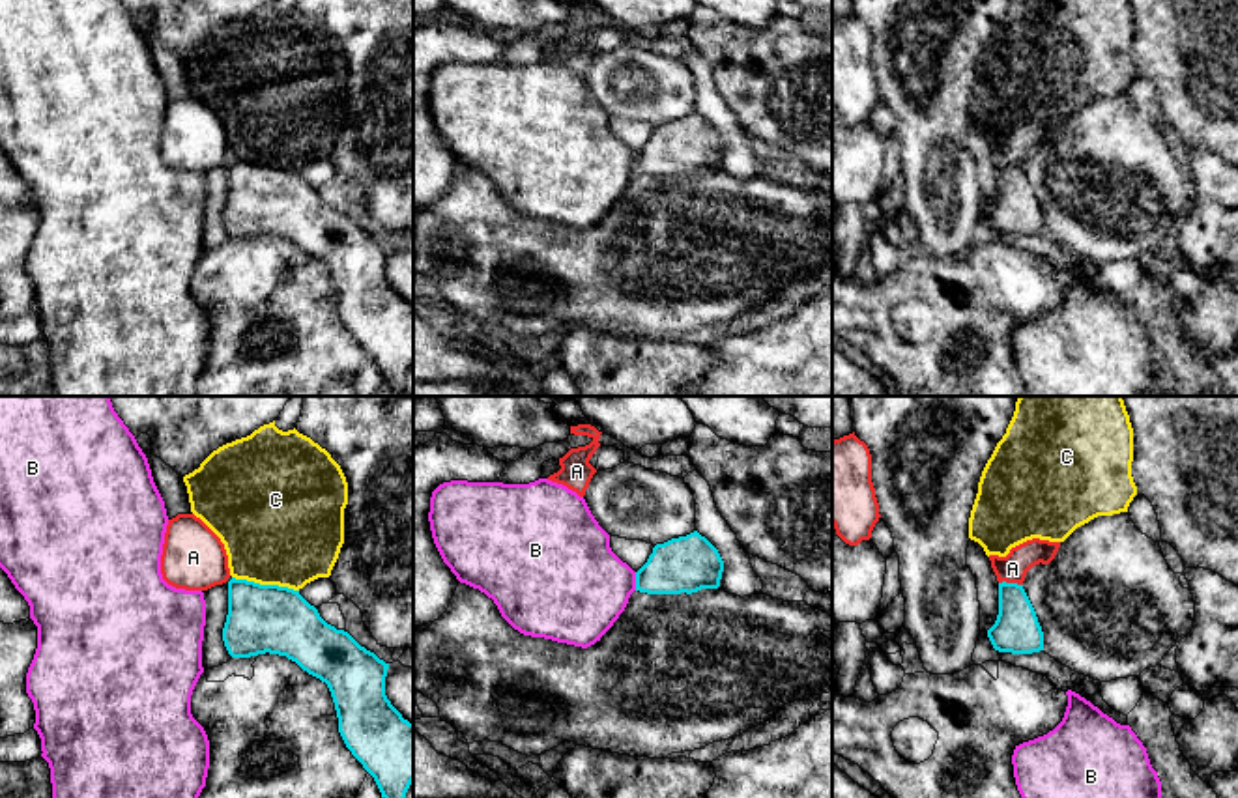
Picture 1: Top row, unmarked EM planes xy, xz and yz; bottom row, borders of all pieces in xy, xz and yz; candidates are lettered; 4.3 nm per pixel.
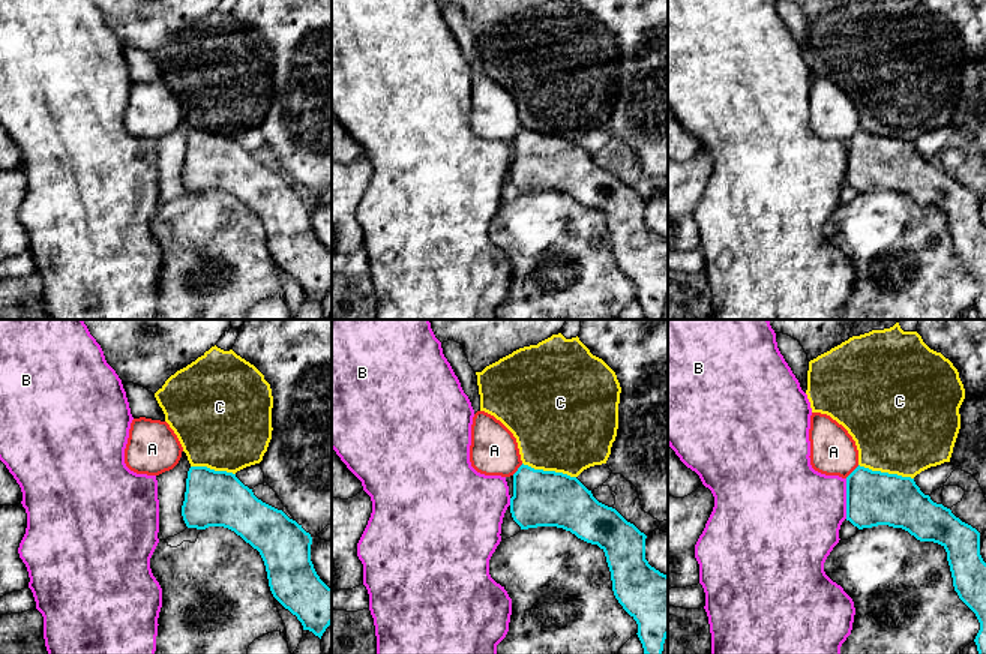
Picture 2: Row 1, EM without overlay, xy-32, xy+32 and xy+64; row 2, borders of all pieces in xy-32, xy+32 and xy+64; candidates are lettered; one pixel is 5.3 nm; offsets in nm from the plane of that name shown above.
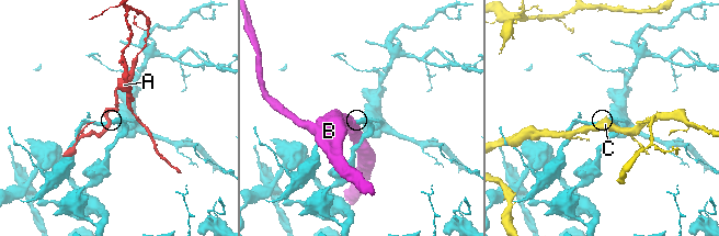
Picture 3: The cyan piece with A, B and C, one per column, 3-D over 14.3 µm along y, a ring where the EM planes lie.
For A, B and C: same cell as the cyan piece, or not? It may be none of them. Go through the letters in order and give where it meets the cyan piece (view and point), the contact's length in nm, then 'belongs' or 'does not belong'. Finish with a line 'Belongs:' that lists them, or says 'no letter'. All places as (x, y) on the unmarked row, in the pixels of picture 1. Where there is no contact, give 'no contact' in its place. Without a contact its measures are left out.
A: yz (1010, 165) | 110 nm | does not belong
B: xz (636, 163) | 80 nm | does not belong
C: xy (266, 167) | 300 nm | does not belong
Belongs: no letter

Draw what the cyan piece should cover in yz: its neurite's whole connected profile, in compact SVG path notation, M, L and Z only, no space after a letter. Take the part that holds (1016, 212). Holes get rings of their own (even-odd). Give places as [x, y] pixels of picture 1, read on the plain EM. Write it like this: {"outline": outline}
{"outline": "M999 164L999 196L987 211L987 219L999 234L1032 235L1044 232L1044 213L1023 166Z"}

